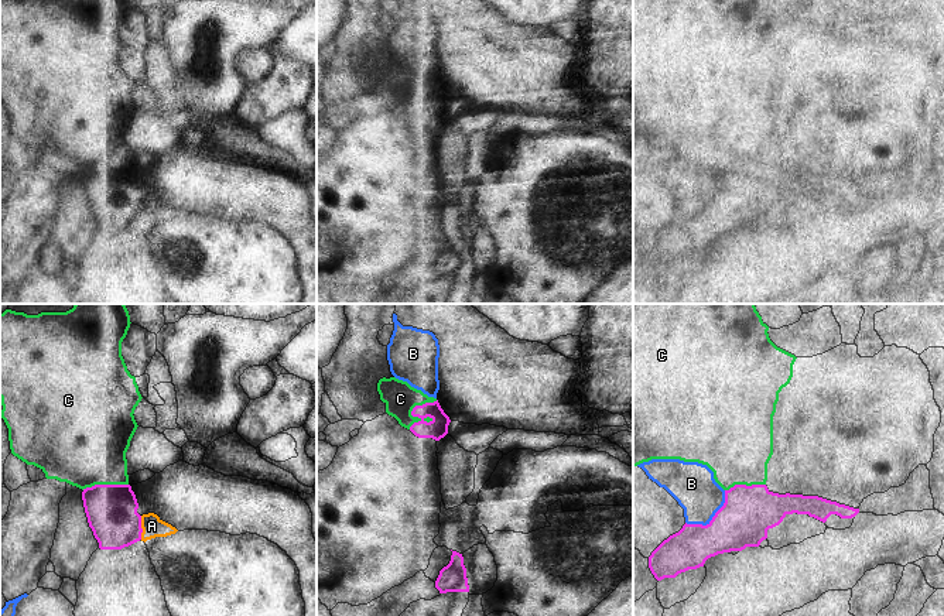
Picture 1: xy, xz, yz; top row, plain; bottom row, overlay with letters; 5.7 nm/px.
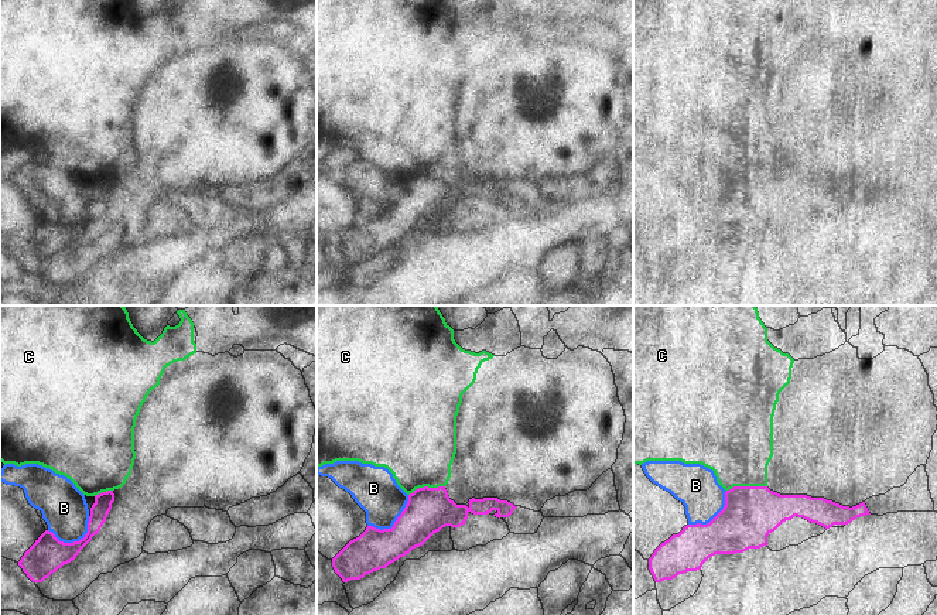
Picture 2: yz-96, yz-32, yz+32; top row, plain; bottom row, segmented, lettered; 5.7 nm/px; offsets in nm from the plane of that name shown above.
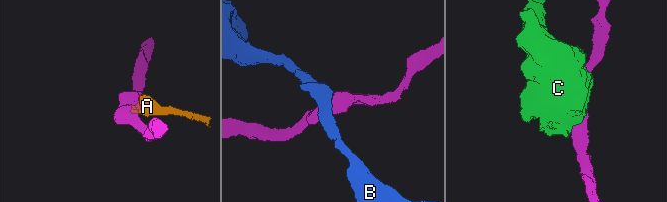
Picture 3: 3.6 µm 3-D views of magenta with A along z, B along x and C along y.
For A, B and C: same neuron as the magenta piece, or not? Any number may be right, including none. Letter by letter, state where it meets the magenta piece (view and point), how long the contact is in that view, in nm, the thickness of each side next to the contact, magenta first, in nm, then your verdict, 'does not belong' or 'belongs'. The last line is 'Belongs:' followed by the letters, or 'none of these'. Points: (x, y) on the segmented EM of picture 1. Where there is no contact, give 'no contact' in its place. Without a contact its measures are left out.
A: xy (140, 527) | 140 nm | 280/120 nm | does not belong
B: yz (712, 517) | 300 nm | 300/260 nm | does not belong
C: xz (413, 409) | 240 nm | 120/180 nm | does not belong
Belongs: none of these

